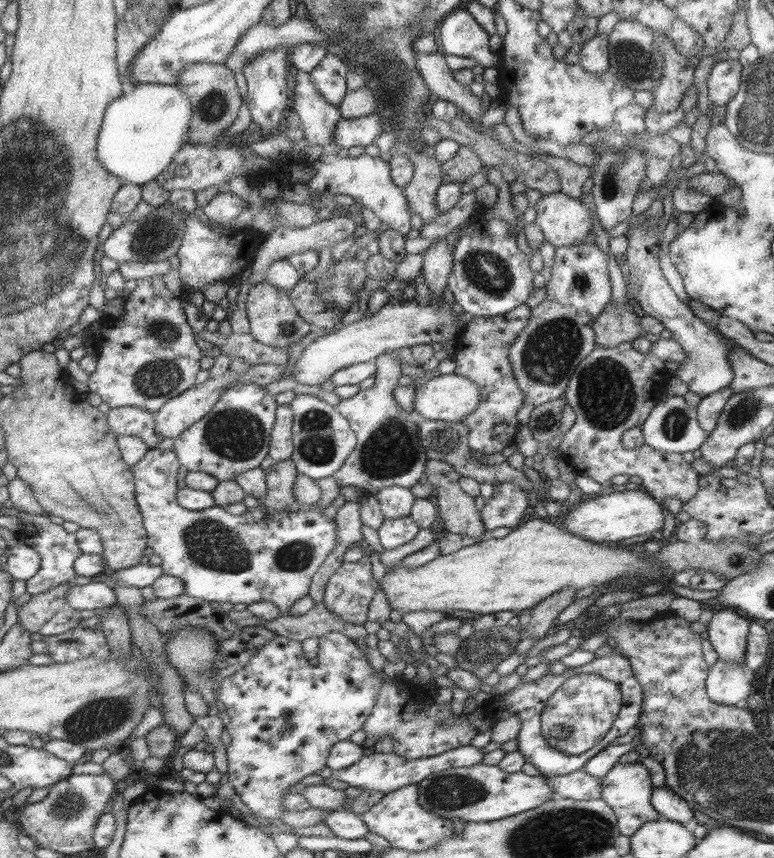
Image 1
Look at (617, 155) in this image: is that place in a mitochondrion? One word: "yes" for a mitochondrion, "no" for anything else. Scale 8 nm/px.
yes

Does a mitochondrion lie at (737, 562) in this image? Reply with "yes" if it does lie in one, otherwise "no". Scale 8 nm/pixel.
no

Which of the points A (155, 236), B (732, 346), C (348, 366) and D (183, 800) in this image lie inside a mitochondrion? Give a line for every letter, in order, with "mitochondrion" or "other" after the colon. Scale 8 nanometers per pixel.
A: mitochondrion
B: other
C: other
D: other

